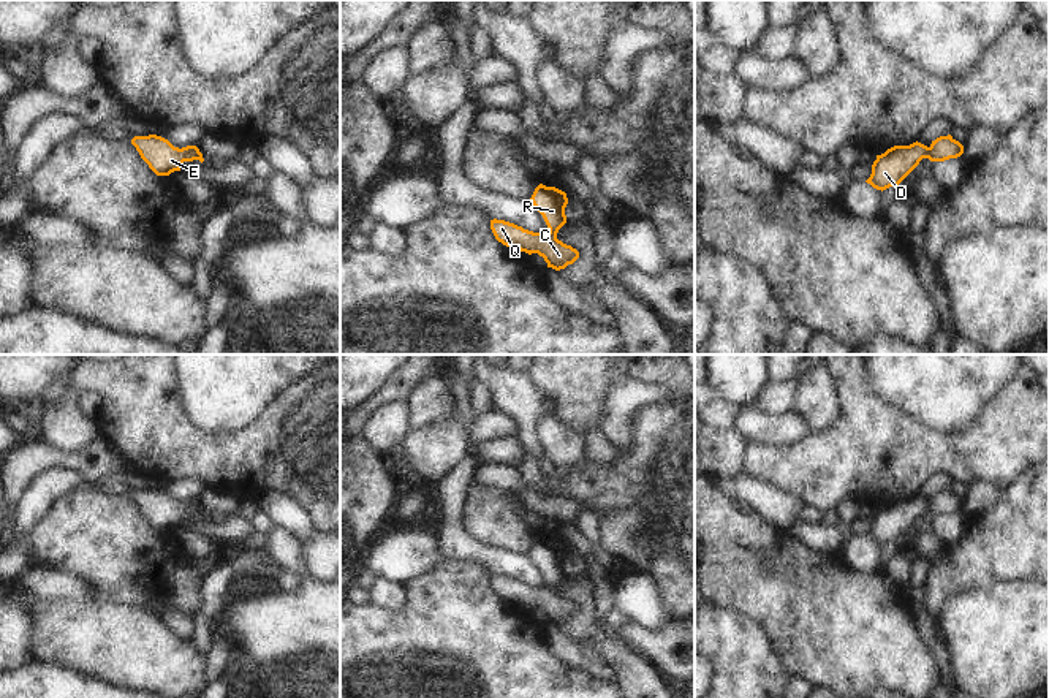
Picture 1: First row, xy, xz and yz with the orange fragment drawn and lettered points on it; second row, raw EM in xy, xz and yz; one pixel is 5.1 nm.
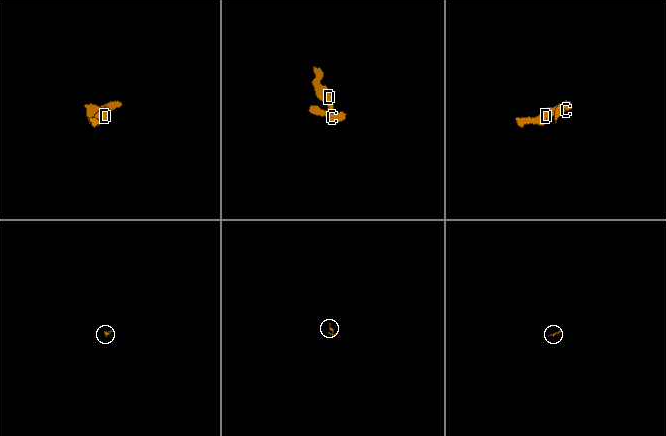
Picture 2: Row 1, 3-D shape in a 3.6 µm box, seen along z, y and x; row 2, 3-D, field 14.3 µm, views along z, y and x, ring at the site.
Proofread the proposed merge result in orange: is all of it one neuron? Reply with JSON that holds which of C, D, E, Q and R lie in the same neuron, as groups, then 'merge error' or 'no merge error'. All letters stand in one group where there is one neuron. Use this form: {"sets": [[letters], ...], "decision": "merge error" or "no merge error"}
{"sets": [["C", "E", "Q"], ["D", "R"]], "decision": "merge error"}

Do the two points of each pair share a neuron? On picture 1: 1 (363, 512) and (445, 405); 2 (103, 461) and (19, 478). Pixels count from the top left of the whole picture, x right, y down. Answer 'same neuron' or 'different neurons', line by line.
1: different neurons
2: same neuron

